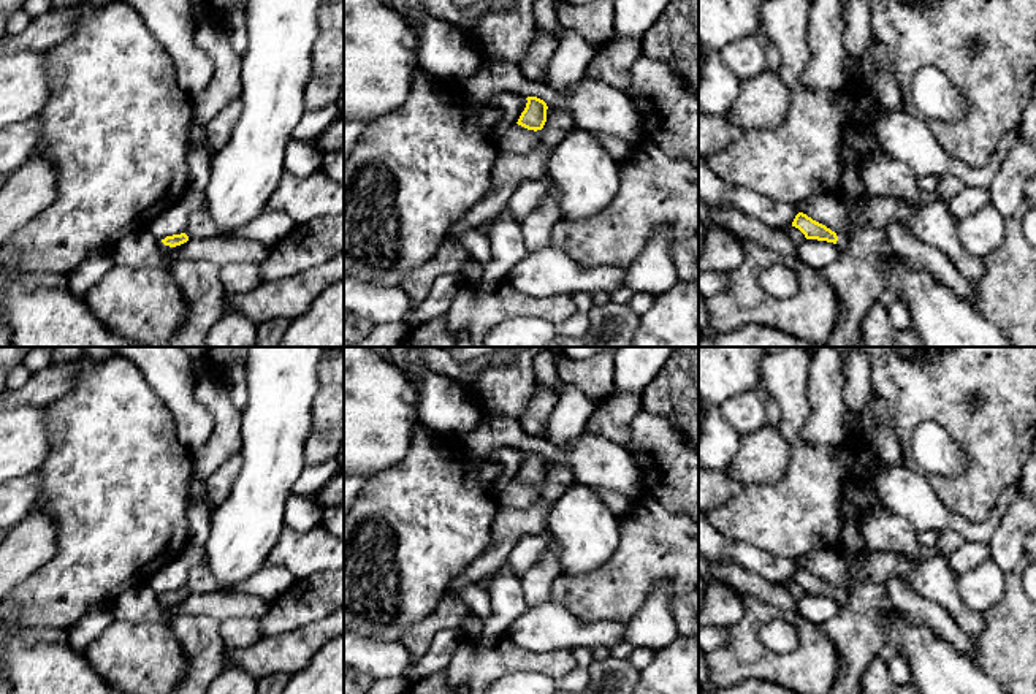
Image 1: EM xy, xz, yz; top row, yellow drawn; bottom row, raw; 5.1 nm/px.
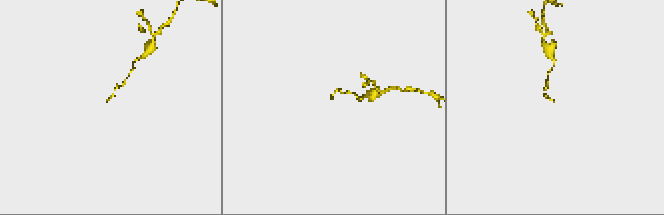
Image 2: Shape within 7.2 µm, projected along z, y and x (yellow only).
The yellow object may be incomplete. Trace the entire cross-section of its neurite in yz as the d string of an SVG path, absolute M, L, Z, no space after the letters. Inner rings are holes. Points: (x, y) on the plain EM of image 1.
M798 567L795 570L792 582L798 583L806 594L833 597L840 607L844 607L847 604L847 599L849 599L847 591L832 586L830 583L813 575L803 567Z

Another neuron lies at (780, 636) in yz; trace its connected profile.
M775 620L767 623L760 632L760 640L776 653L789 653L797 648L800 635L798 631L787 621Z

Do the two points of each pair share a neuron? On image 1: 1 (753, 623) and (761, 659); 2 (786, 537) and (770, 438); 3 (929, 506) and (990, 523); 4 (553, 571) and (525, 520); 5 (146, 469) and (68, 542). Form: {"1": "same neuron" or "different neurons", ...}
{"1": "same neuron", "2": "different neurons", "3": "same neuron", "4": "different neurons", "5": "same neuron"}

